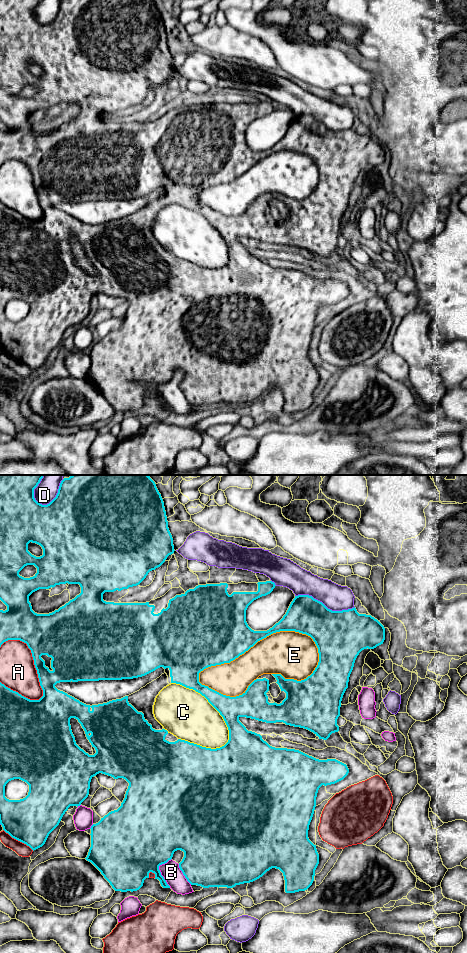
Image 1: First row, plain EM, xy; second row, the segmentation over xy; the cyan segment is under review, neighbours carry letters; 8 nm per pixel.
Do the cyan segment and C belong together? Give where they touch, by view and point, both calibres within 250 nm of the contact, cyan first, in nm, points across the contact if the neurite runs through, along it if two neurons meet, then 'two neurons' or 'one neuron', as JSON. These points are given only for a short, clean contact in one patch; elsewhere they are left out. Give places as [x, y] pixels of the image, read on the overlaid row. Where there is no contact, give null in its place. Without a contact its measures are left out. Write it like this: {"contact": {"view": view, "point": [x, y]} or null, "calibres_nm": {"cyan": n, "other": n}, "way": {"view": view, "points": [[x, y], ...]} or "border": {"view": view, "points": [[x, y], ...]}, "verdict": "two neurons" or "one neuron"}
{"contact": {"view": "xy", "point": [211, 704]}, "calibres_nm": {"cyan": 190, "other": 400}, "verdict": "two neurons"}

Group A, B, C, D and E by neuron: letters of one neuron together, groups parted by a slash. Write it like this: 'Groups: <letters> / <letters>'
Groups: A C E / B / D

